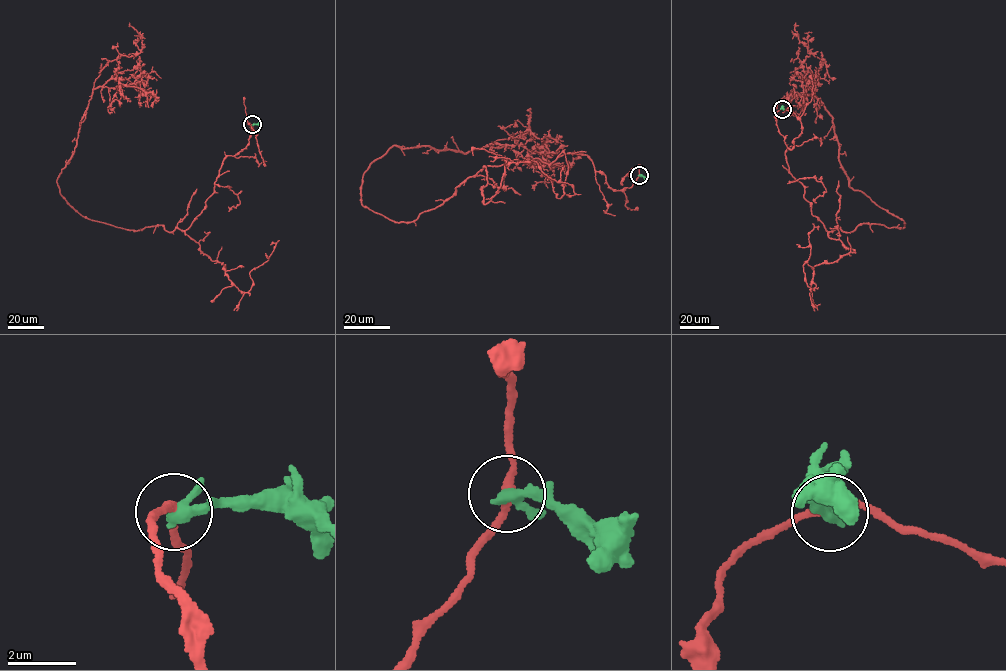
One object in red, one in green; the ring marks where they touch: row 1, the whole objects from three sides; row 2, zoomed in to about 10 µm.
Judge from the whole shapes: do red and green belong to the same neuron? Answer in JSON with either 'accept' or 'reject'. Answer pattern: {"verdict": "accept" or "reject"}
{"verdict": "reject"}

